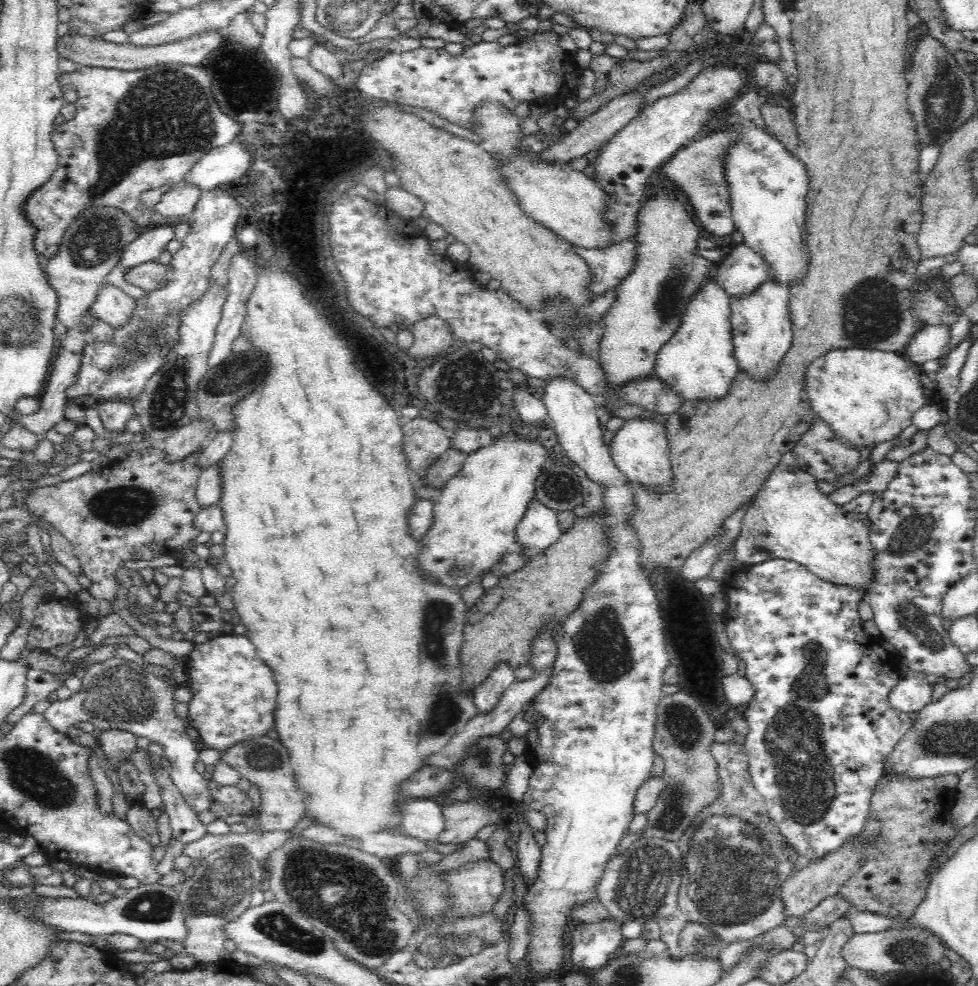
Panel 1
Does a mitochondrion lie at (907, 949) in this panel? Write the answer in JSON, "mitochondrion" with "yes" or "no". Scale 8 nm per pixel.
{"mitochondrion":"yes"}

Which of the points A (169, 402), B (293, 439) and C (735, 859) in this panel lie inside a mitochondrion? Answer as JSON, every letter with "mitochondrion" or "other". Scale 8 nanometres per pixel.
{"A":"mitochondrion","B":"other","C":"mitochondrion"}

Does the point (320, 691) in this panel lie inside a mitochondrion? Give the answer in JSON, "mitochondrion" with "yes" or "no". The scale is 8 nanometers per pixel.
{"mitochondrion":"no"}

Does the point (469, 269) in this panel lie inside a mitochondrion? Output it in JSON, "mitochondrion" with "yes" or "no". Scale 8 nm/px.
{"mitochondrion":"no"}

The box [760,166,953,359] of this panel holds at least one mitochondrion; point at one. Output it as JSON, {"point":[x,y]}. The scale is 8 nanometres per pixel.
{"point":[873,319]}

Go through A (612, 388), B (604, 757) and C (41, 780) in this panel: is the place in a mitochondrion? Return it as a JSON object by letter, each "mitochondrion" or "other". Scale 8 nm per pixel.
{"A":"other","B":"other","C":"mitochondrion"}

